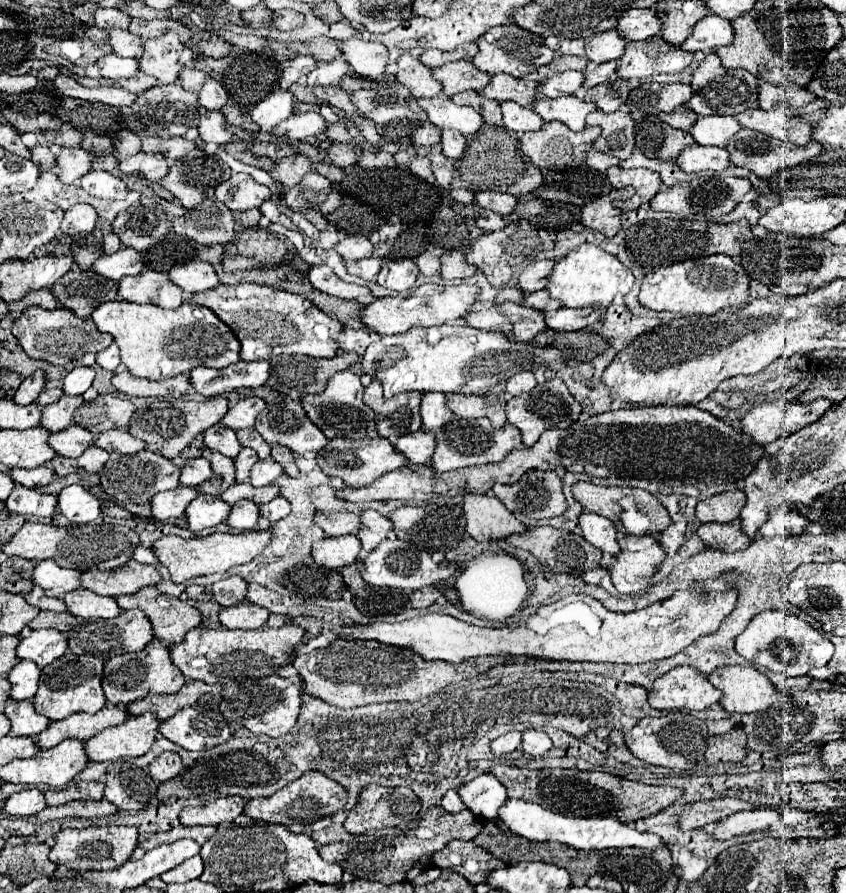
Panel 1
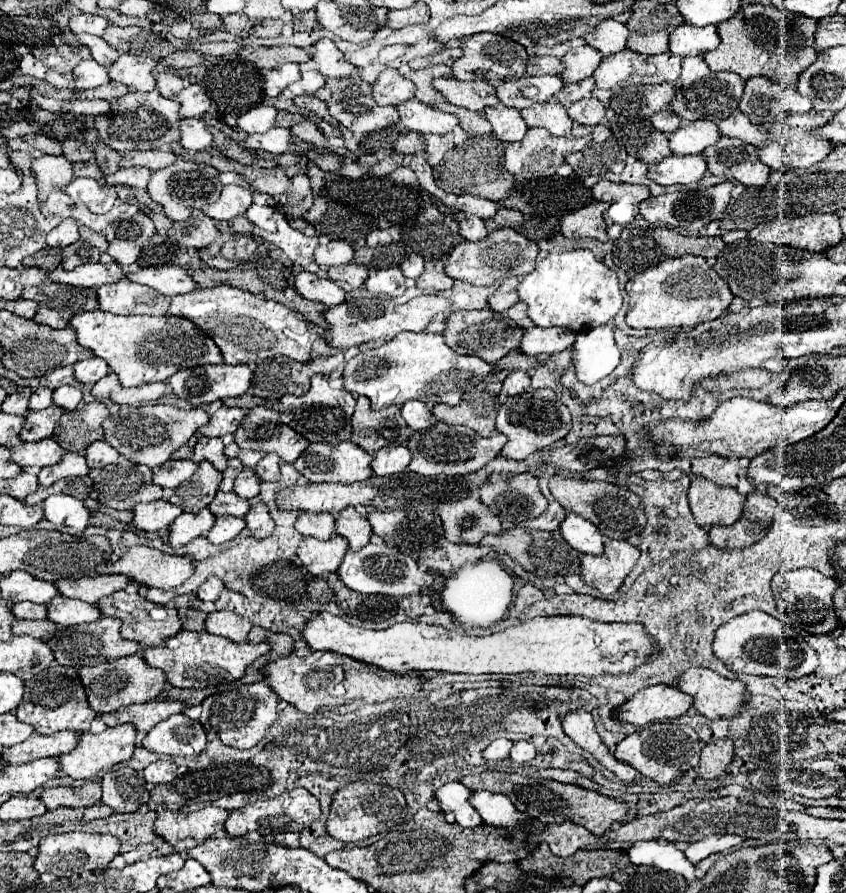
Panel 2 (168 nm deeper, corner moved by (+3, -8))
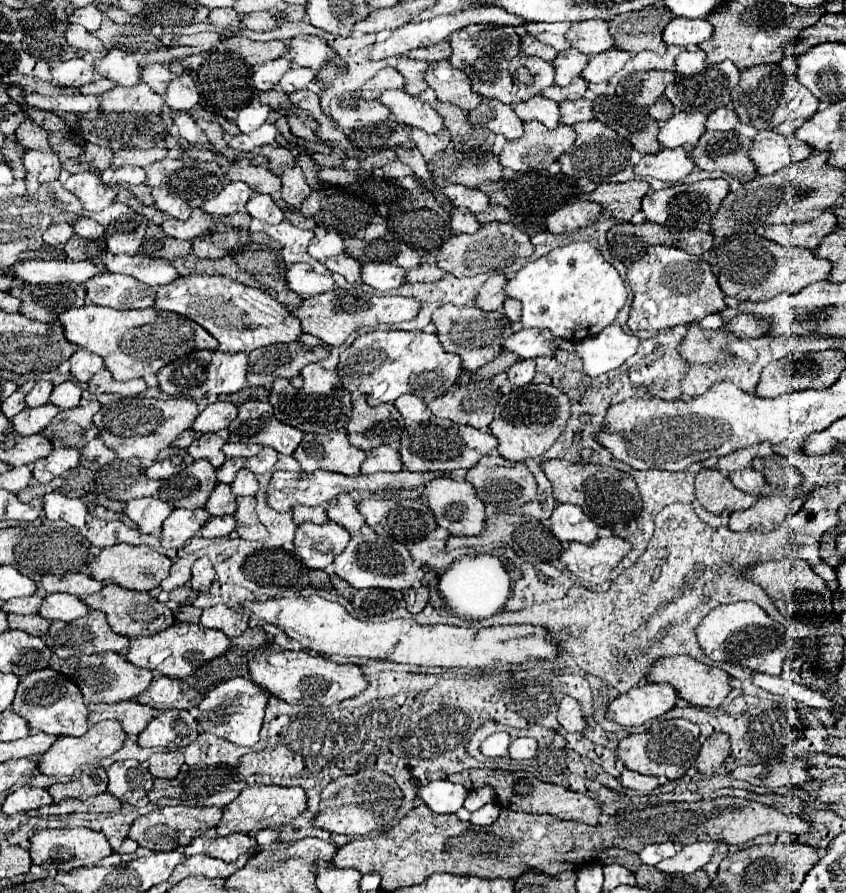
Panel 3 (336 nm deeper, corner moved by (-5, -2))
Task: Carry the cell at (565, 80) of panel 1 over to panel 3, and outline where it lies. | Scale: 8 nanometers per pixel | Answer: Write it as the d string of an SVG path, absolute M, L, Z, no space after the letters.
M518 56L504 66L504 60L492 58L492 60L478 60L472 68L466 68L466 74L472 80L472 90L486 96L496 98L504 104L518 104L522 100L530 100L536 94L542 94L548 86L554 84L554 66L534 58L534 56Z

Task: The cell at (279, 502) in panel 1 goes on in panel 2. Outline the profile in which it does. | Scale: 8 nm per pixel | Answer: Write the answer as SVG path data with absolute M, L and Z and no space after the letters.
M252 502L248 514L244 516L246 528L254 538L266 538L274 530L274 522L262 502Z

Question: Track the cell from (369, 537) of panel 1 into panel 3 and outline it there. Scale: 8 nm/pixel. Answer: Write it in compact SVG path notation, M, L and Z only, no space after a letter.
M342 494L336 500L332 500L326 508L328 518L340 526L344 526L348 532L358 534L362 530L362 526L366 526L364 516L358 512L356 508L356 500L350 494Z

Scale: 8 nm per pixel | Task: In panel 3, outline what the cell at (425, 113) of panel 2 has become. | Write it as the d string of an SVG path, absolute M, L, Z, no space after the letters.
M386 90L380 96L380 102L386 104L400 124L416 126L422 130L442 130L442 116L428 104L416 96L410 96L404 90Z

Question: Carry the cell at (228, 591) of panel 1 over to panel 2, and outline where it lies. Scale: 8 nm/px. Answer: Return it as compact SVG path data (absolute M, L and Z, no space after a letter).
M208 576L206 582L200 584L196 596L198 596L200 600L210 600L210 602L214 602L214 600L218 598L218 594L220 594L222 588L224 588L224 586L222 586L222 582L220 582L216 576Z

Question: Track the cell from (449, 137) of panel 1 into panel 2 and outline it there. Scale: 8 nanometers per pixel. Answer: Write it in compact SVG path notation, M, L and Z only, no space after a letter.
M448 132L444 136L428 136L426 134L422 138L426 142L426 150L424 150L426 152L426 160L428 160L428 164L432 168L436 168L442 162L444 154L454 148L454 134L452 132Z

